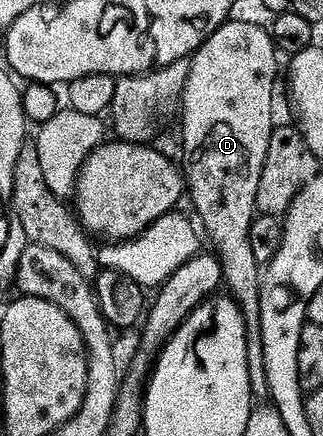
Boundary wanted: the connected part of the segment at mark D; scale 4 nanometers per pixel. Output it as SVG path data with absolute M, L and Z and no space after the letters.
M228 21L225 23L224 26L220 26L209 39L198 48L197 53L193 55L191 61L189 62L190 66L190 74L187 76L186 88L182 94L182 110L181 110L181 124L183 127L183 135L185 134L185 150L189 153L189 162L190 166L187 167L187 190L188 193L192 196L193 193L193 206L197 209L197 214L201 217L201 222L205 225L204 233L207 235L209 233L209 238L213 241L212 249L216 251L219 255L221 260L221 272L223 275L223 282L224 285L227 287L229 286L228 293L231 295L234 302L237 303L238 306L241 308L241 315L245 318L245 327L247 328L247 368L249 369L249 379L251 380L251 392L253 393L253 401L257 404L265 404L270 401L271 395L269 392L269 381L267 380L267 356L263 352L263 328L261 327L261 292L263 289L263 266L256 262L255 255L251 252L251 228L255 218L258 217L257 212L257 193L259 192L259 176L263 176L263 164L267 160L267 148L271 145L271 136L273 135L273 131L275 129L275 121L273 122L273 93L277 90L277 58L279 58L279 51L277 49L277 45L273 40L273 35L270 33L268 29L264 26L256 26L255 24L245 24L245 23L237 23L235 21Z

